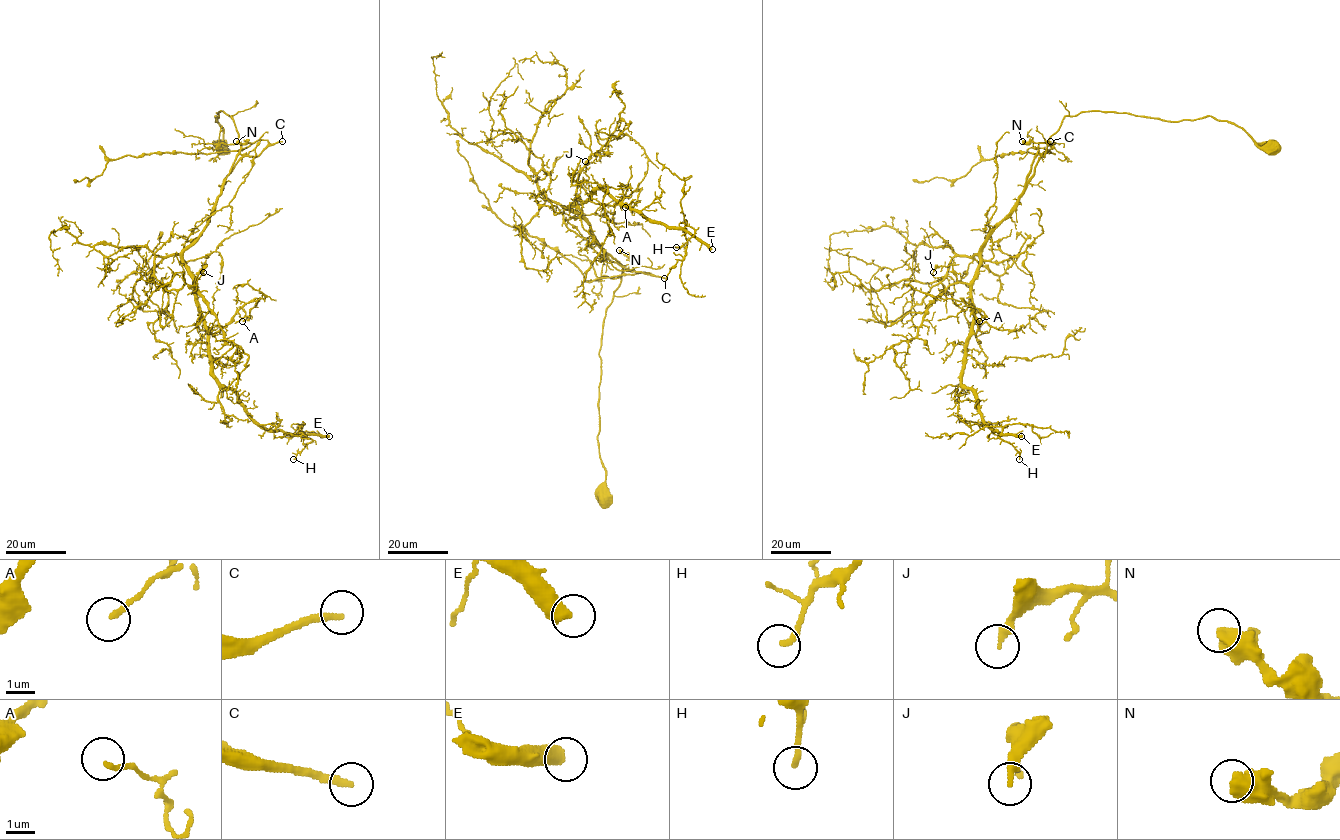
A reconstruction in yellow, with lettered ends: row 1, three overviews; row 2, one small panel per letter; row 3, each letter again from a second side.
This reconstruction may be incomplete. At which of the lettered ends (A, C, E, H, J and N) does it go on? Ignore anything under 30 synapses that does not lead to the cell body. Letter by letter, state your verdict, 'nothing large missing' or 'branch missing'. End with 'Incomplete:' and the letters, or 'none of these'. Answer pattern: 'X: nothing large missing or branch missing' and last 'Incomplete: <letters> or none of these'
A: nothing large missing
C: branch missing
E: branch missing
H: branch missing
J: nothing large missing
N: nothing large missing
Incomplete: C, E, H

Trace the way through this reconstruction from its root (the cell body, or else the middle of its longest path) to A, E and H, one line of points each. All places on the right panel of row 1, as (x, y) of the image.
A: (1271, 148), (1211, 116), (1066, 116), (980, 253), (976, 333), (962, 298), (979, 321)
E: (1271, 148), (1211, 116), (1104, 111), (1066, 116), (1039, 144), (980, 253), (961, 378), (990, 428), (1021, 436)
H: (1271, 148), (1211, 116), (1104, 111), (1066, 116), (1039, 144), (1017, 206), (980, 253), (961, 378), (1019, 459)

